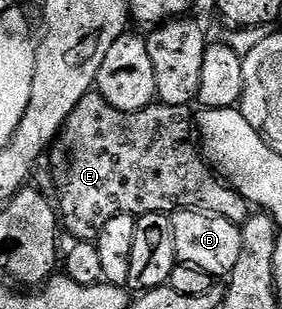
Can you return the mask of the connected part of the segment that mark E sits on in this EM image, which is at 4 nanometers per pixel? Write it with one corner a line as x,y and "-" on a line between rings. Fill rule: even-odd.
92,93
81,97
81,105
77,105
77,109
73,109
73,113
69,113
69,117
65,121
62,130
59,132
58,138
55,139
53,146
49,151
49,160
53,166
59,170
59,203
57,199
57,218
61,224
62,230
67,231
75,241
94,241
98,239
101,229
105,229
106,223
117,217
118,215
141,216
145,213
170,213
173,211
208,211
210,215
220,215
229,221
242,225
247,220
249,214
249,204
246,199
241,198
239,192
234,187
223,182
214,171
211,170
206,158
201,154
200,148
197,146
196,140
193,138
193,111
190,106
178,107
177,105
169,105
168,103
160,103
158,101
150,103
145,109
134,111
133,113
125,113
121,109
113,109
113,105
109,105
109,101
105,101
105,97
101,97
97,93

